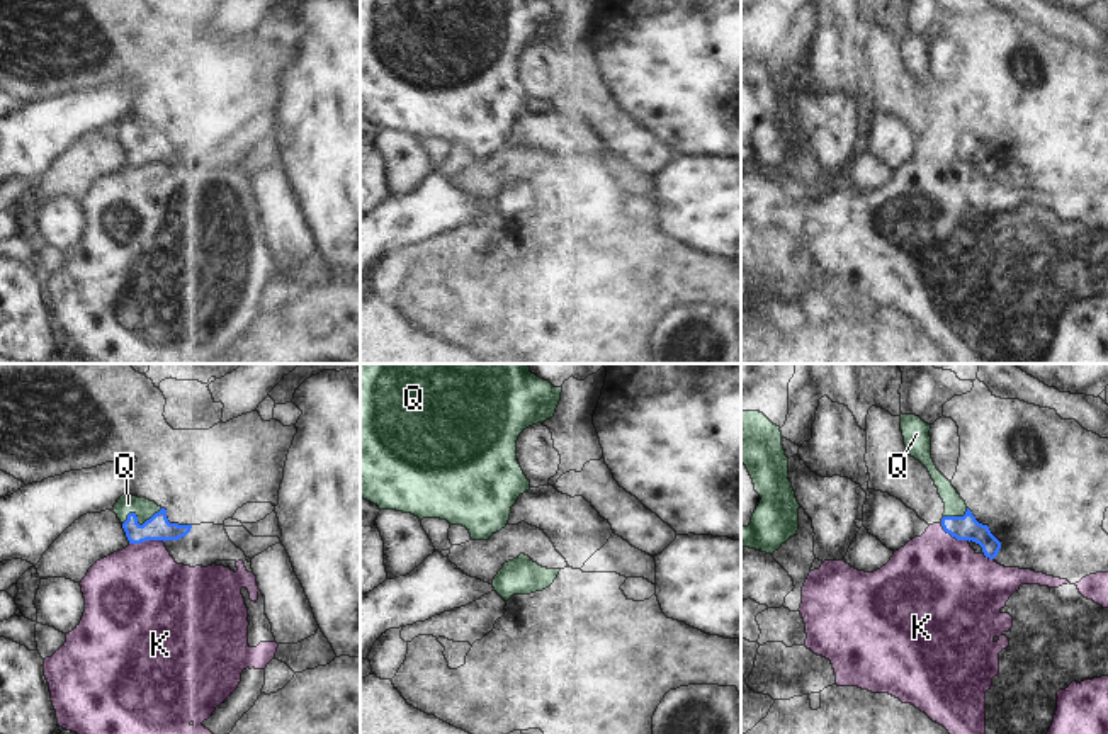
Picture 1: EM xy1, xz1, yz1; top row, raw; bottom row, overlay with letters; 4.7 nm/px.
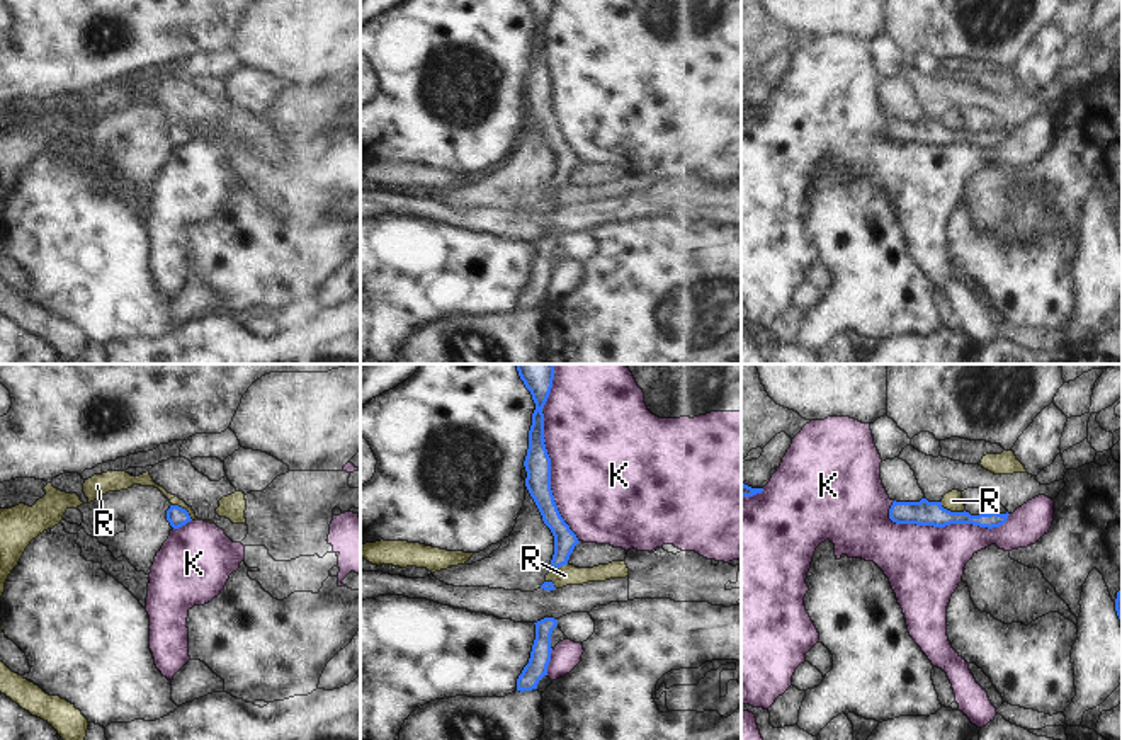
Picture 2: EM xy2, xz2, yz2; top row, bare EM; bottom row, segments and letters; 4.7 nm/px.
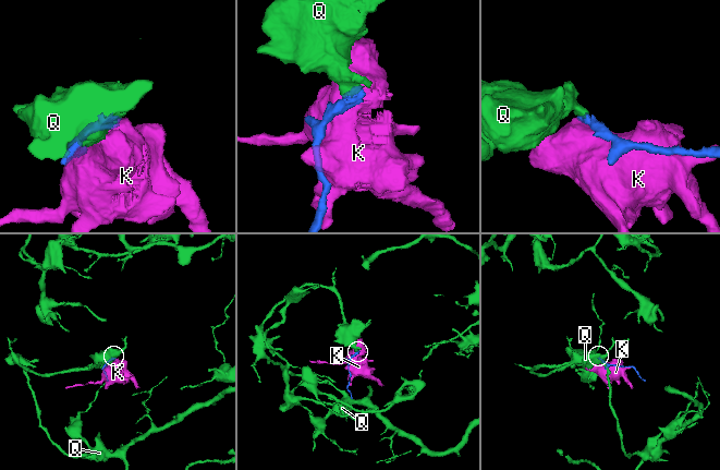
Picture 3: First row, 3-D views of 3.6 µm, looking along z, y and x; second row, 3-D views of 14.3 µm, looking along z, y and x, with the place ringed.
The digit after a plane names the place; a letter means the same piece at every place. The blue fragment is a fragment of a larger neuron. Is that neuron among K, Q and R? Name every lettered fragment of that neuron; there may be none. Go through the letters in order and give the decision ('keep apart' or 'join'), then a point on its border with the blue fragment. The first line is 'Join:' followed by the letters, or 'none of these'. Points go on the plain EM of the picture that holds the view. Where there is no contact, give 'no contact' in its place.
Join: Q
K: keep apart; contact xz2 (549, 80)
Q: join; contact xy1 (136, 141)
R: keep apart; contact yz2 (952, 131)

